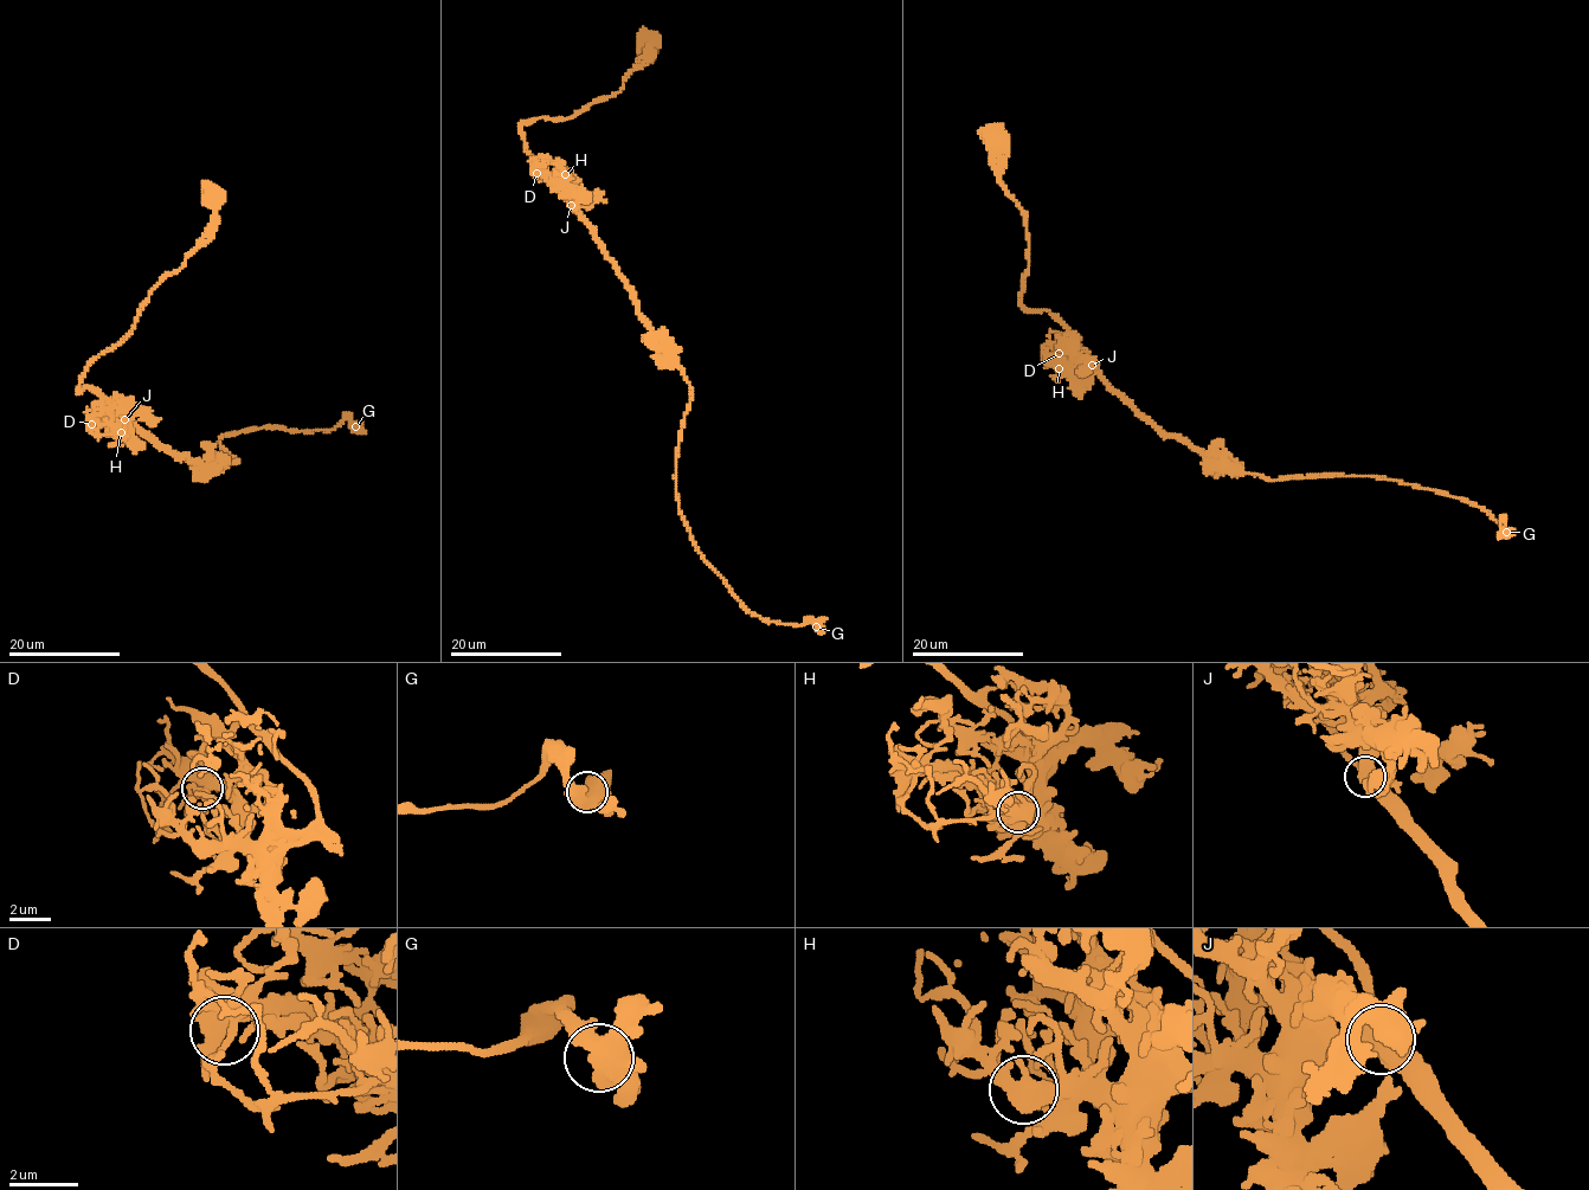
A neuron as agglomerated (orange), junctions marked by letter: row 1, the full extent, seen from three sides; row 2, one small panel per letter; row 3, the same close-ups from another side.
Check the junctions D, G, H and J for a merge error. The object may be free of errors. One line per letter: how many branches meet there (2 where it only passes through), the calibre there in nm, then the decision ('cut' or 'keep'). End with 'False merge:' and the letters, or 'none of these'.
D: branches 3; calibre 500 nm; keep
G: branches 3; calibre 500 nm; keep
H: branches 4; calibre 500 nm; keep
J: branches 3; calibre 550 nm; keep
False merge: none of these

